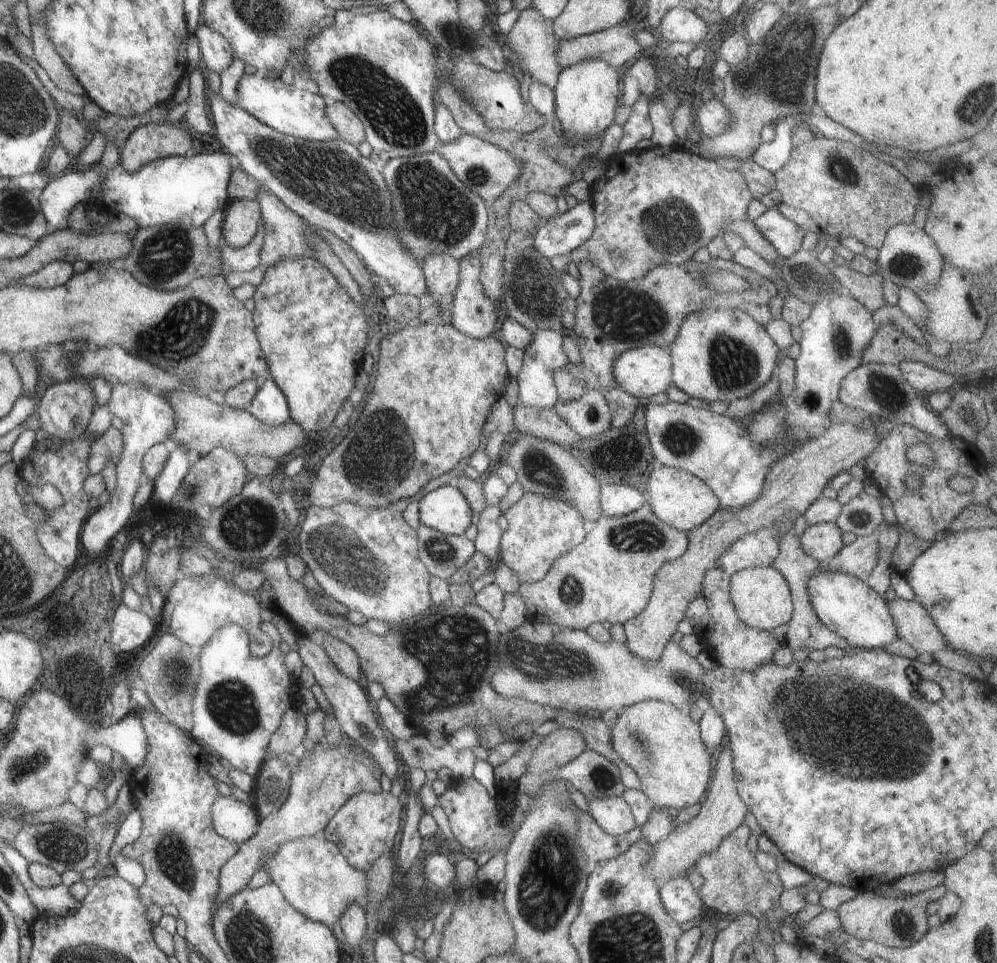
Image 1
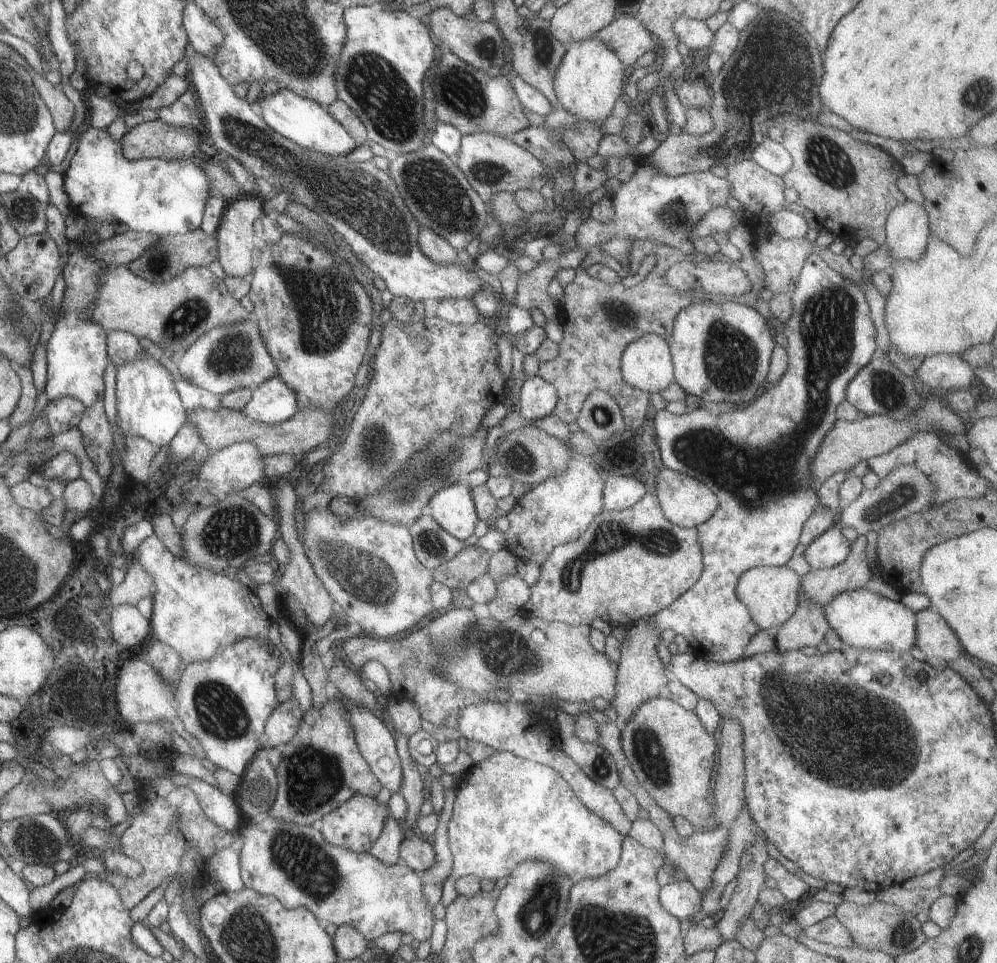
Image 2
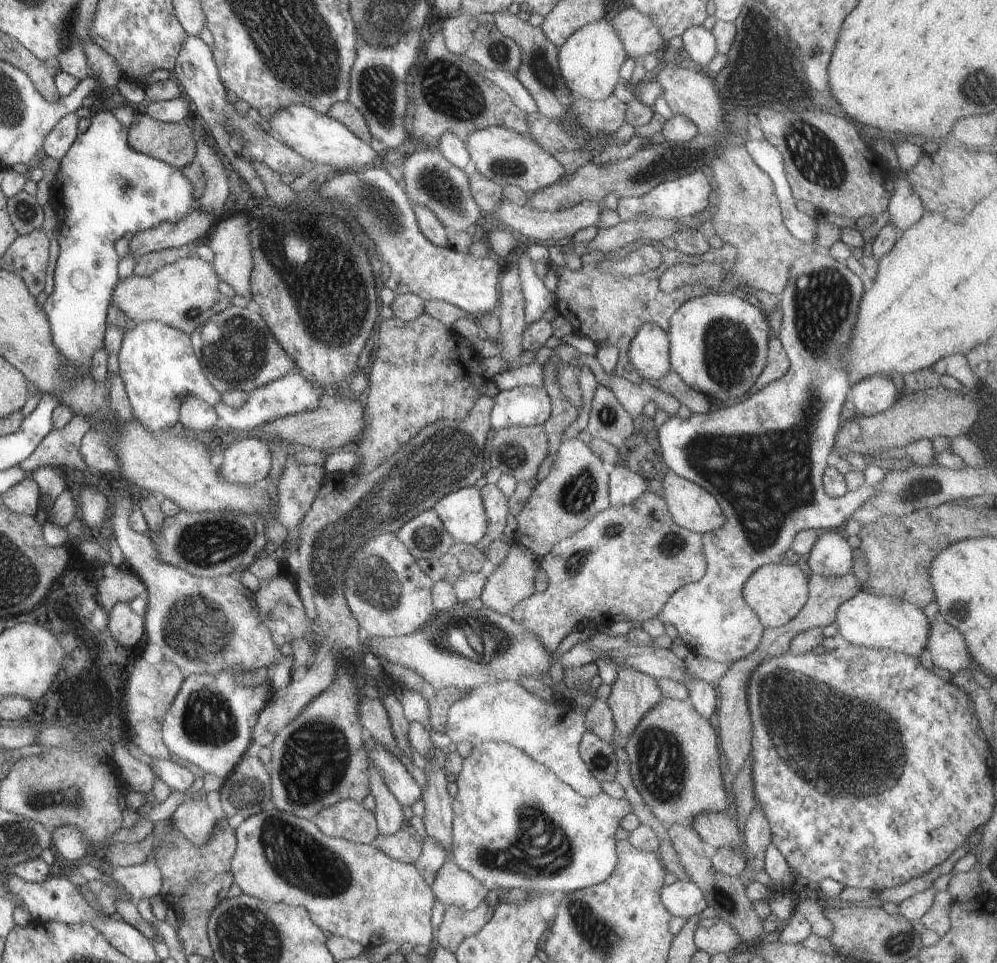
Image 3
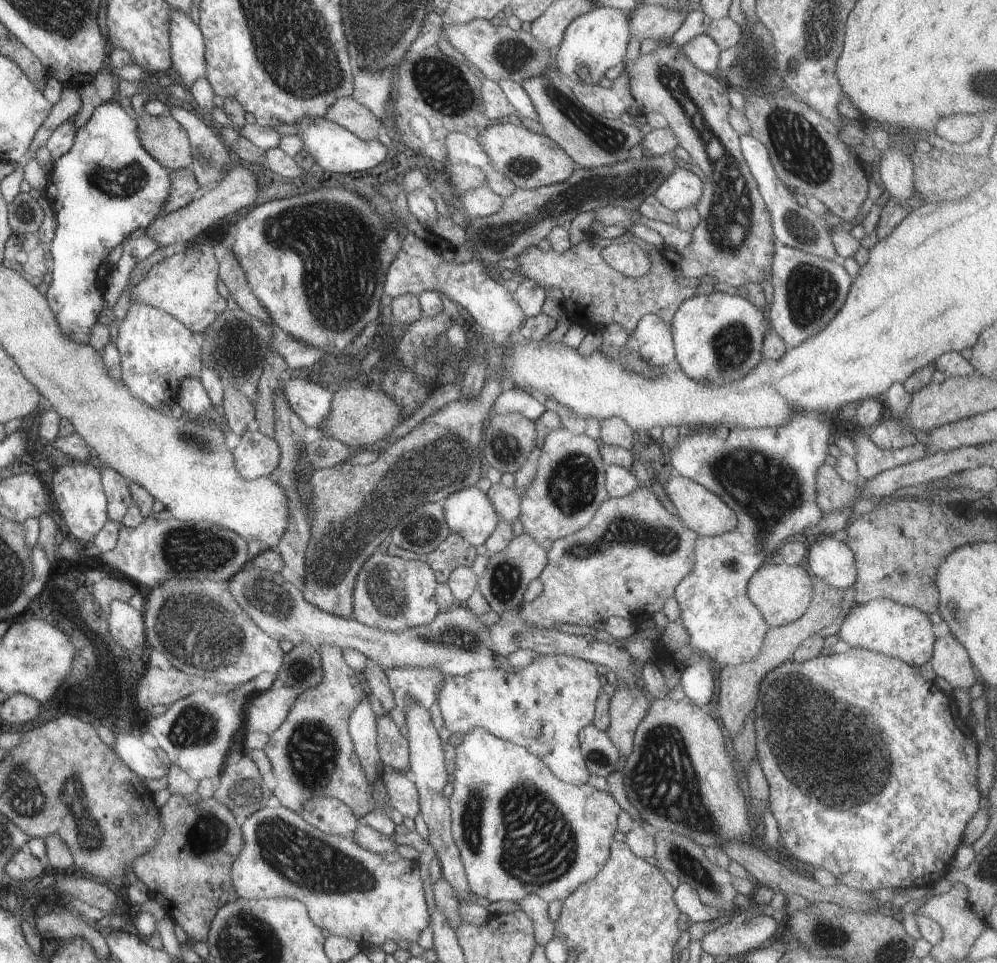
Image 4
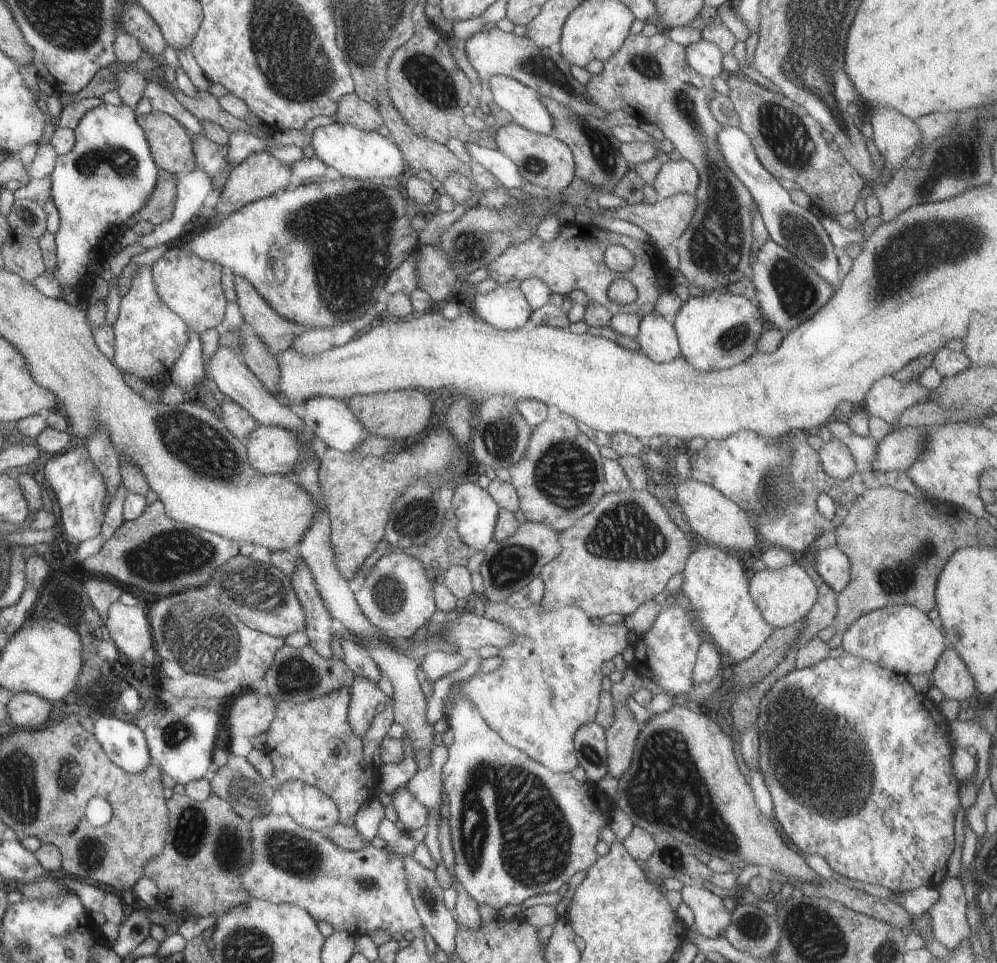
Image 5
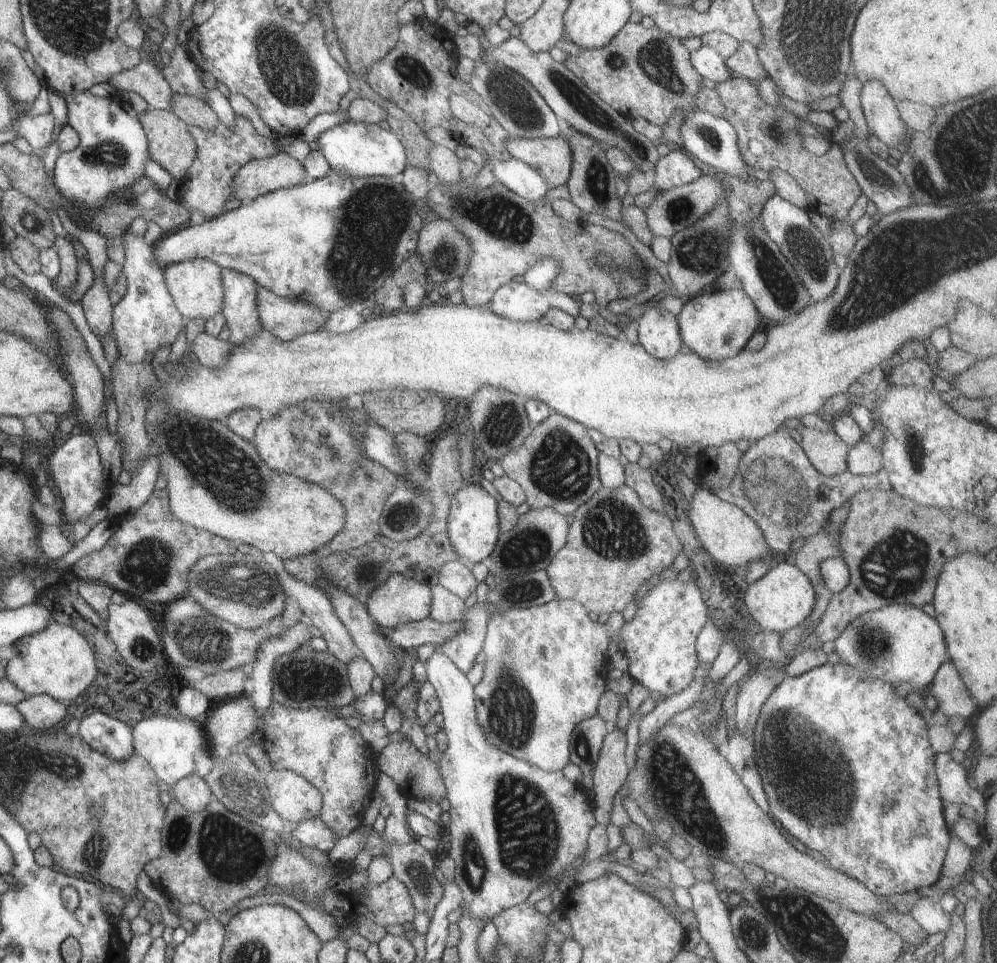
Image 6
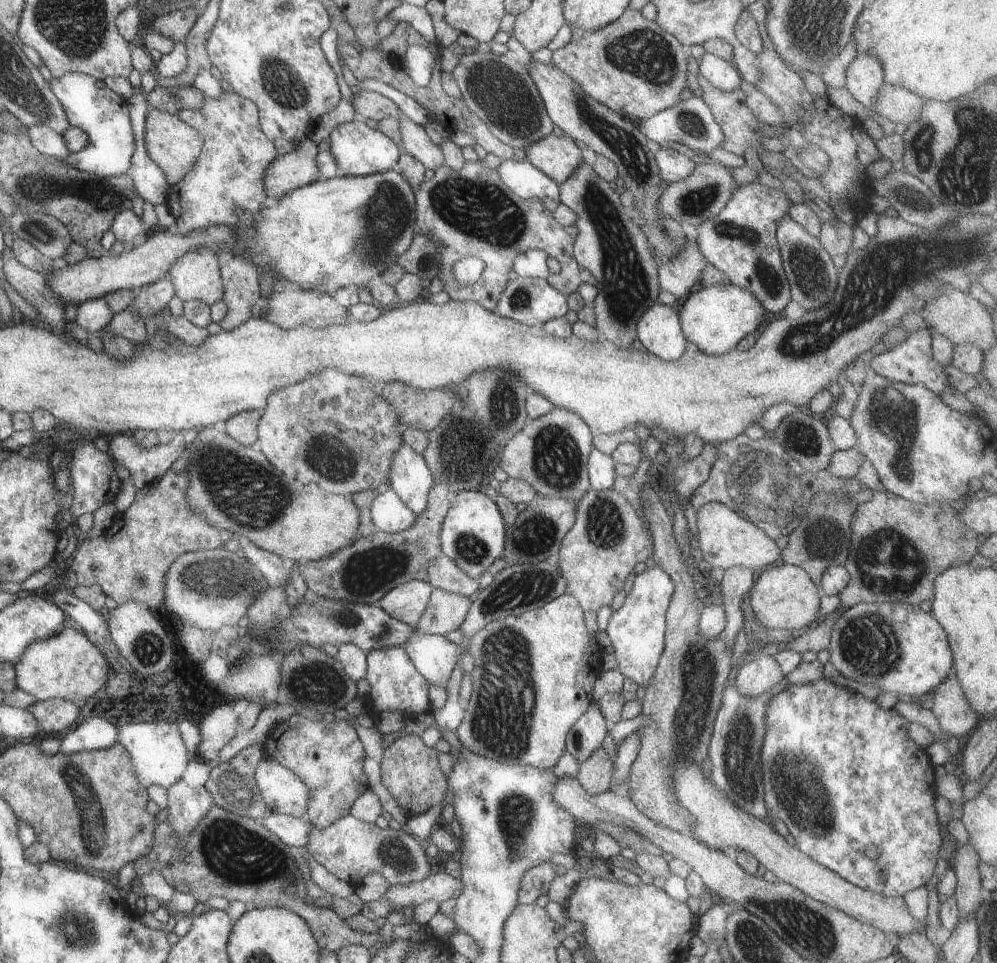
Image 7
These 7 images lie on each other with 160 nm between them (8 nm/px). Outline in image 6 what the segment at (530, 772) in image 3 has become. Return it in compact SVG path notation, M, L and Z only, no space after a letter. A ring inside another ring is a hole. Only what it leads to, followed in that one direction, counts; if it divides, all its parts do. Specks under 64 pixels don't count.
M433 651L428 662L426 662L426 670L428 681L430 681L436 689L436 694L441 706L443 716L443 728L447 734L448 744L446 749L441 754L441 759L438 762L439 769L444 779L447 797L450 801L450 824L447 828L447 838L450 844L449 855L455 862L455 875L453 880L462 889L464 909L468 909L479 921L482 921L485 926L492 922L493 916L500 914L502 911L510 907L519 905L527 900L528 896L534 890L543 886L551 878L558 877L566 866L570 866L574 860L578 860L580 856L584 856L587 849L588 832L597 824L594 819L594 805L591 795L587 796L587 792L581 785L576 785L566 778L562 771L543 771L536 765L531 765L528 761L517 759L515 756L504 752L497 746L494 746L490 741L487 741L487 734L479 725L477 712L475 709L475 692L473 684L468 680L467 673L462 672L446 655Z

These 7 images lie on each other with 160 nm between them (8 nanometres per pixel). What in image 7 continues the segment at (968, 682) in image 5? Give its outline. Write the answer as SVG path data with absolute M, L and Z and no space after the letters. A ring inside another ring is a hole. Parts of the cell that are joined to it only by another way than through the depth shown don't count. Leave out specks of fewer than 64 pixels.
M946 677L936 686L931 696L934 699L931 711L948 736L968 736L981 722L980 714L966 700L962 687L955 678Z

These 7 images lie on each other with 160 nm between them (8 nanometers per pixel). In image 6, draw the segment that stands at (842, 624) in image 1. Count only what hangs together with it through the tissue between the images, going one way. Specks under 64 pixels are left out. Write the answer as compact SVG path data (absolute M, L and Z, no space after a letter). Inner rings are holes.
M907 604L886 605L881 609L859 616L835 639L835 650L843 663L855 666L858 670L866 672L867 675L884 680L884 682L892 684L908 682L914 687L914 690L919 690L918 688L924 688L924 686L928 689L934 675L948 658L945 636L938 621L922 609Z

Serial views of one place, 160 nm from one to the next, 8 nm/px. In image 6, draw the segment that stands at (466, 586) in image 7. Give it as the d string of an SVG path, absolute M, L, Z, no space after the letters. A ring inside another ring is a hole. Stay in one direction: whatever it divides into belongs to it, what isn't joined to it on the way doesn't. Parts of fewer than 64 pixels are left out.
M462 560L446 563L440 569L439 584L462 600L466 600L476 590L476 581L470 566Z

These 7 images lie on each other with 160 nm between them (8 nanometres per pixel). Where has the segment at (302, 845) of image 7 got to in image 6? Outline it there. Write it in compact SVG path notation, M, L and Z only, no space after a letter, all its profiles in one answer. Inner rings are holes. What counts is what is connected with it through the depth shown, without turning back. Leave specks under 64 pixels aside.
M322 819L299 822L292 833L294 840L303 846L328 852L340 838Z

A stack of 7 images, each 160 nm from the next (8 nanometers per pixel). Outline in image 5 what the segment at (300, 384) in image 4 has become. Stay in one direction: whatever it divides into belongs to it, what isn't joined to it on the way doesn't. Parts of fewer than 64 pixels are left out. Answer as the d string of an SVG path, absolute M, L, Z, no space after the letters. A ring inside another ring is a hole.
M319 396L303 403L303 423L309 434L316 437L326 450L332 448L343 453L353 452L358 443L370 436L344 399Z

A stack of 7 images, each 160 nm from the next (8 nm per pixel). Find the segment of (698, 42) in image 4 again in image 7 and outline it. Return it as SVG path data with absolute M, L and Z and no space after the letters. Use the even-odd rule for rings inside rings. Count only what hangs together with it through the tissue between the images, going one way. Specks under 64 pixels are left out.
M704 53L698 60L699 74L721 91L740 87L742 75L734 64L712 53Z

